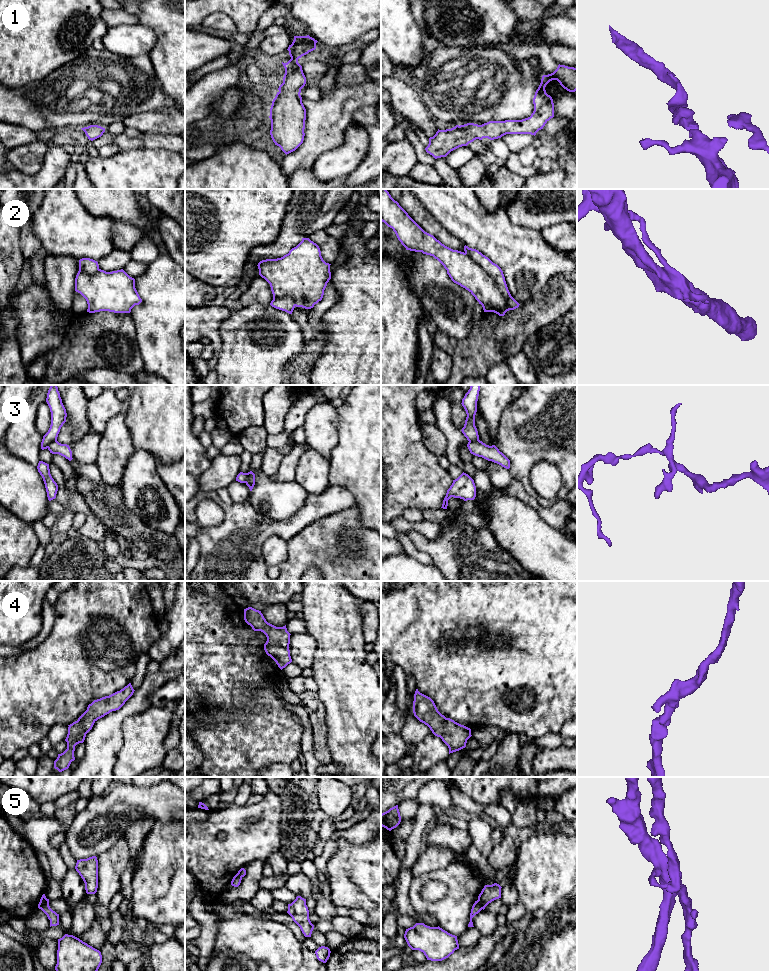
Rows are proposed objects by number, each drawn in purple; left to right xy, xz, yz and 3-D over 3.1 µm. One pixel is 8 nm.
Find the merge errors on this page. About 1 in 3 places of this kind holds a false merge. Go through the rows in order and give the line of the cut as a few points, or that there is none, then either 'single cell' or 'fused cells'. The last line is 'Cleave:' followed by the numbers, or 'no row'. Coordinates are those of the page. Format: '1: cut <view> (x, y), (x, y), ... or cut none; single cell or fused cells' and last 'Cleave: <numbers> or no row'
1: cut none; single cell
2: cut yz (465, 252), (493, 279), (506, 304), (511, 309); fused cells
3: cut xy (56, 439), (47, 447); fused cells
4: cut none; single cell
5: cut xy (46, 898), (39, 908); fused cells
Cleave: 2, 3, 5

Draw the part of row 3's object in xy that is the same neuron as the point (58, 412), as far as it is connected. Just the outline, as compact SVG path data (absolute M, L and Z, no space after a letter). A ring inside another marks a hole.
M57 385L50 386L46 402L51 412L51 425L48 432L43 436L41 442L42 450L47 449L51 442L57 440L60 429L66 422L67 417Z

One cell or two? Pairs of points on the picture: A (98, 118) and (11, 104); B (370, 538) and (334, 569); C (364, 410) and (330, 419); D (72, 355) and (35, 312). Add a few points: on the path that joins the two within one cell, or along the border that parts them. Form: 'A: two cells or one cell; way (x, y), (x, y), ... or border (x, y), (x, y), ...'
A: one cell; way (76, 112), (40, 112), (33, 107)
B: one cell; way (365, 548), (357, 556), (344, 559)
C: two cells; border (336, 408), (339, 414), (338, 440)
D: two cells; border (71, 321), (62, 342), (49, 353)

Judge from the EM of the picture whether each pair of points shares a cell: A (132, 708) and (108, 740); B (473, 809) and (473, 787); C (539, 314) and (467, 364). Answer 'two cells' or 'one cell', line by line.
A: one cell
B: two cells
C: one cell

